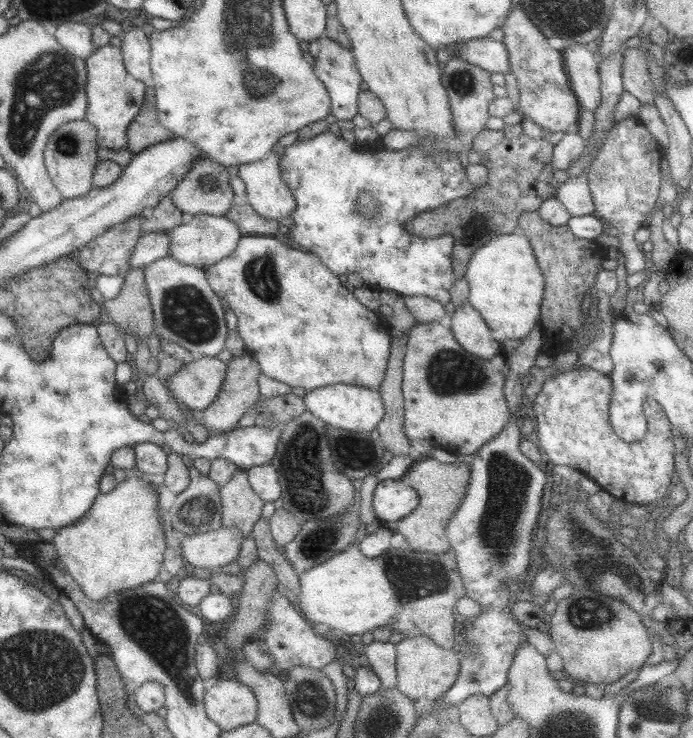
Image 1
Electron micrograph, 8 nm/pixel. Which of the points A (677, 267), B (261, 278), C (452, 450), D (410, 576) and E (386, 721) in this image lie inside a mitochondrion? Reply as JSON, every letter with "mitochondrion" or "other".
{"A":"other","B":"mitochondrion","C":"other","D":"mitochondrion","E":"mitochondrion"}

